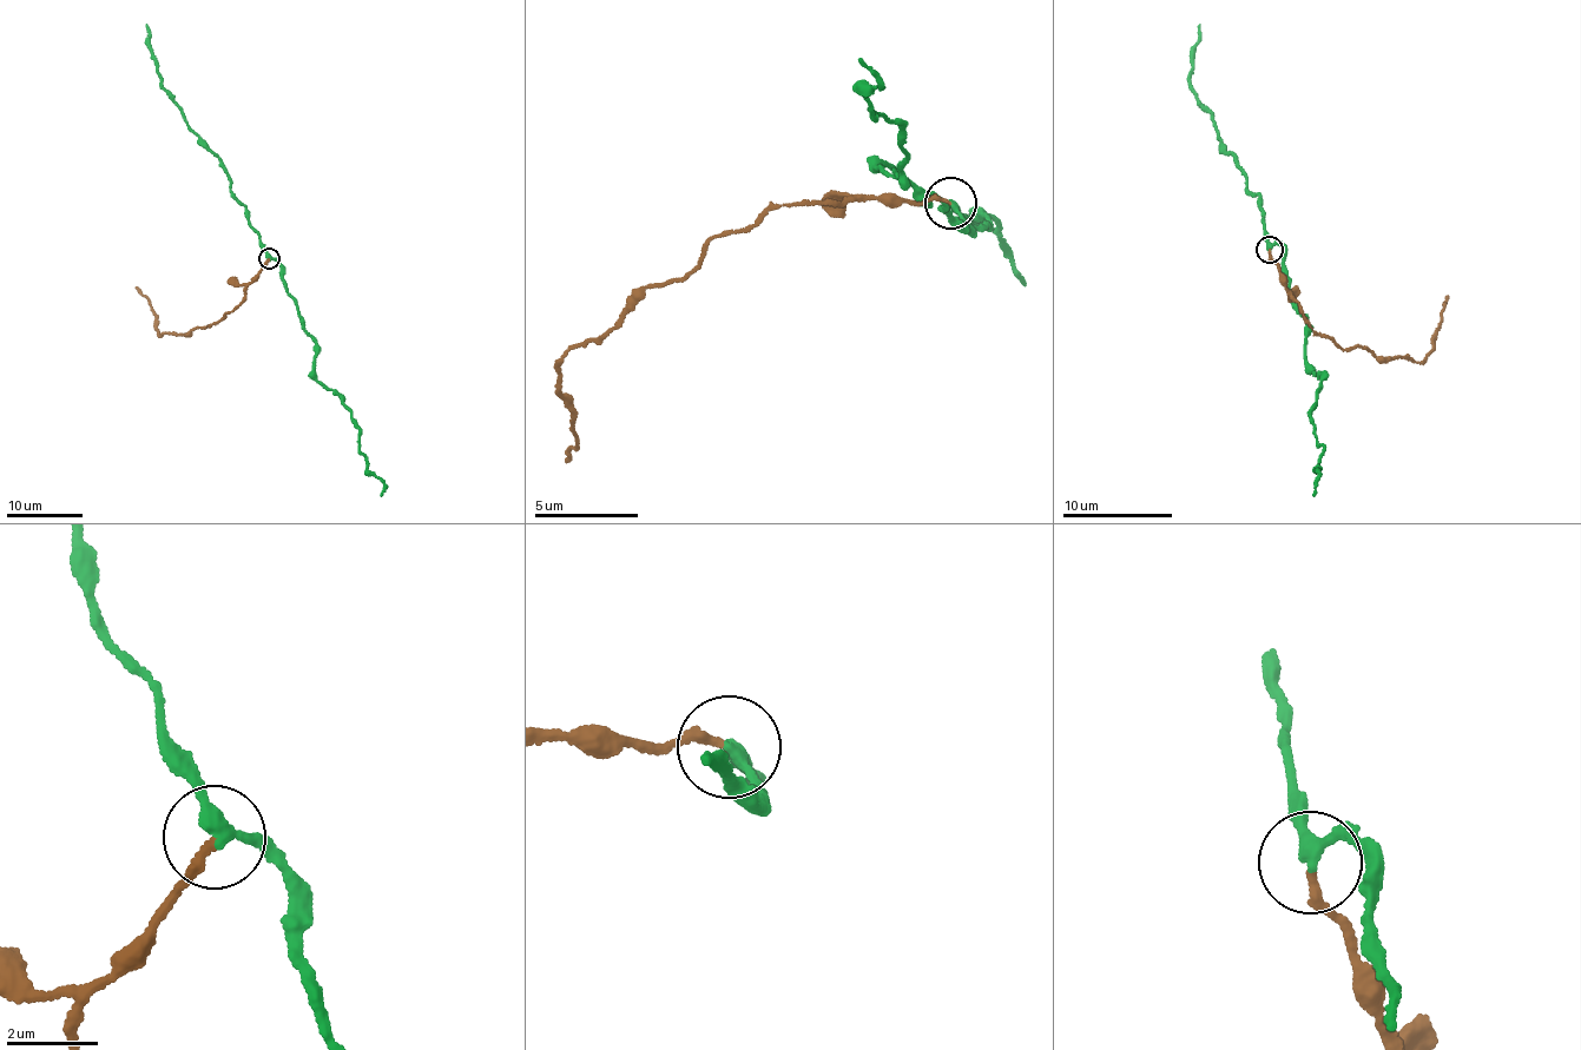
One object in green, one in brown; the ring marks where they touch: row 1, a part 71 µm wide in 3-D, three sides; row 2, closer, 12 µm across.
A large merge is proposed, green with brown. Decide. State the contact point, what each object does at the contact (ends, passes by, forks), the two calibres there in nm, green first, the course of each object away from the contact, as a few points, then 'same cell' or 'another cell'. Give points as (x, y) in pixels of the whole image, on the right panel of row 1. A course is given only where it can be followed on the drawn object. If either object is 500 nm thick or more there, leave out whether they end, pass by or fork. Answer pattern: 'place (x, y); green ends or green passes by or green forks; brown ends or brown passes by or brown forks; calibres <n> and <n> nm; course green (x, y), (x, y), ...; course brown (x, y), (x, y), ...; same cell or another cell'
place (1269, 250); green passes by; brown ends; calibres 280 and 200 nm; course green (1269, 249), (1283, 249), (1290, 302), (1304, 317), (1306, 364), (1322, 377), (1311, 417), (1323, 447), (1313, 496); course brown (1269, 249), (1286, 291), (1312, 329), (1339, 348), (1363, 345), (1387, 361), (1427, 356), (1447, 296); another cell

